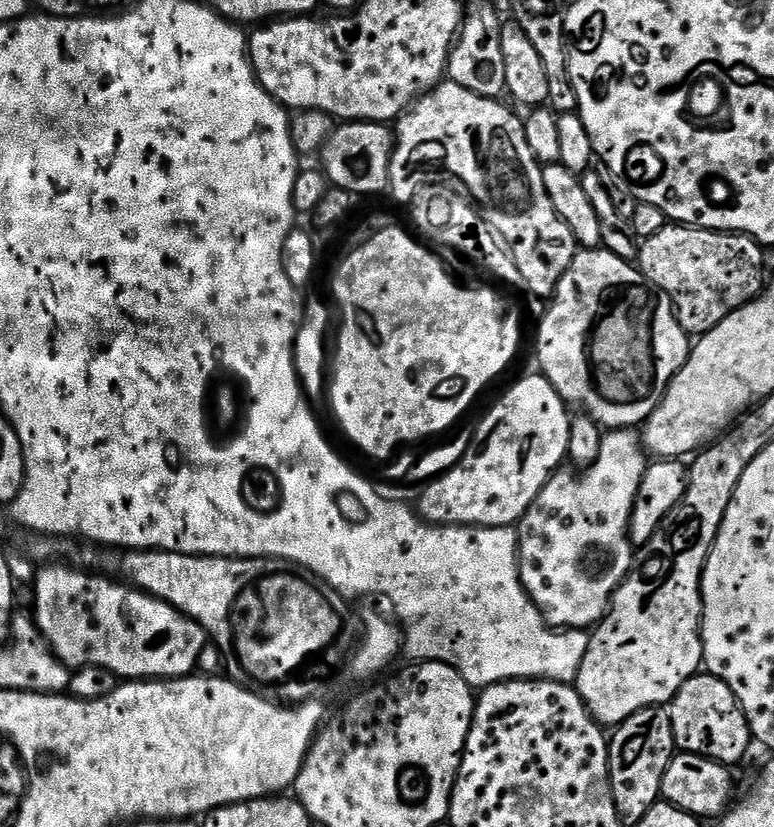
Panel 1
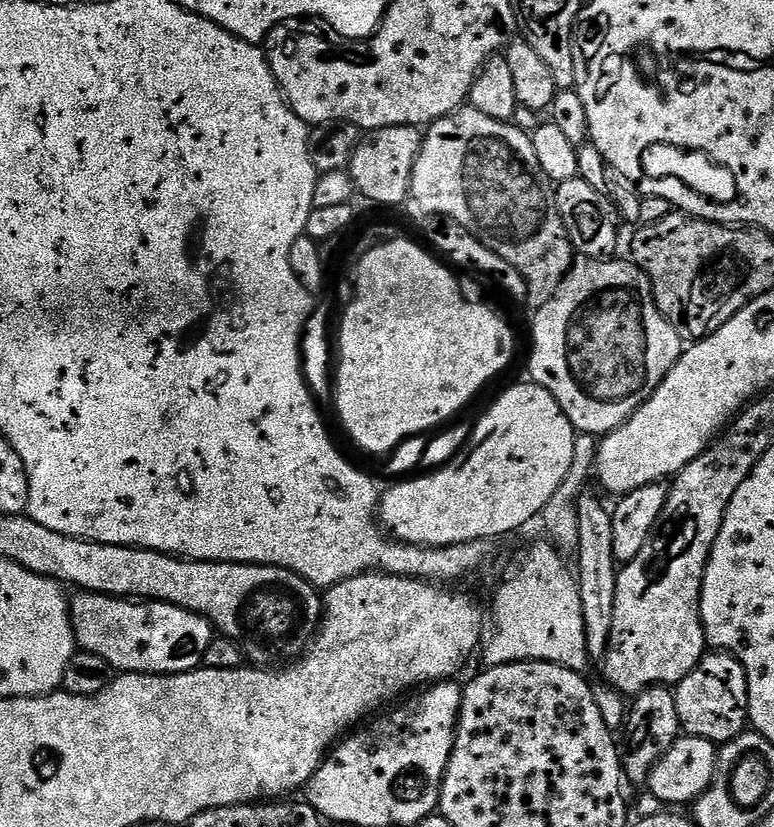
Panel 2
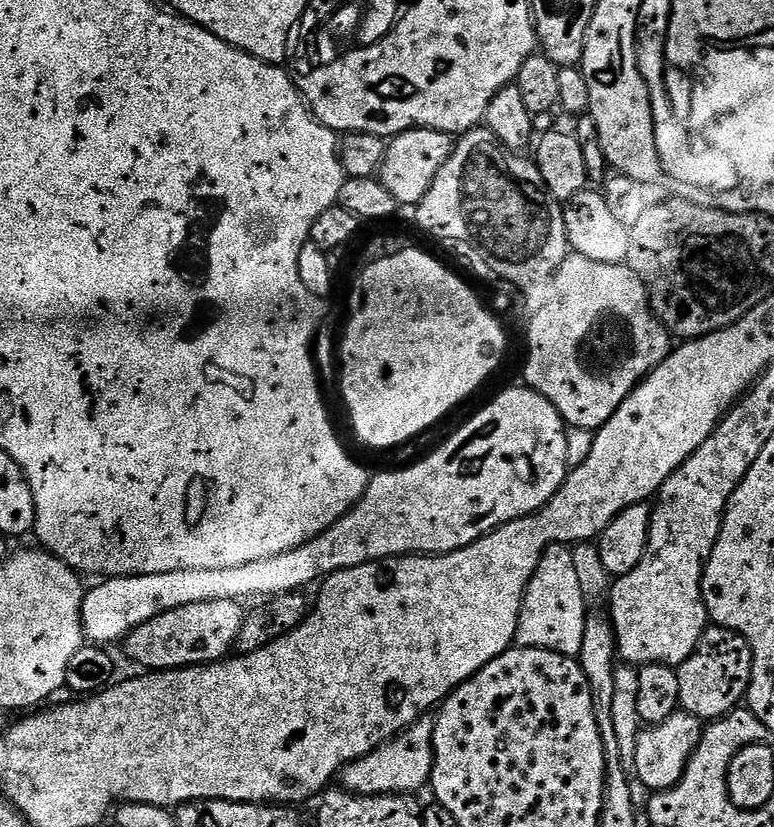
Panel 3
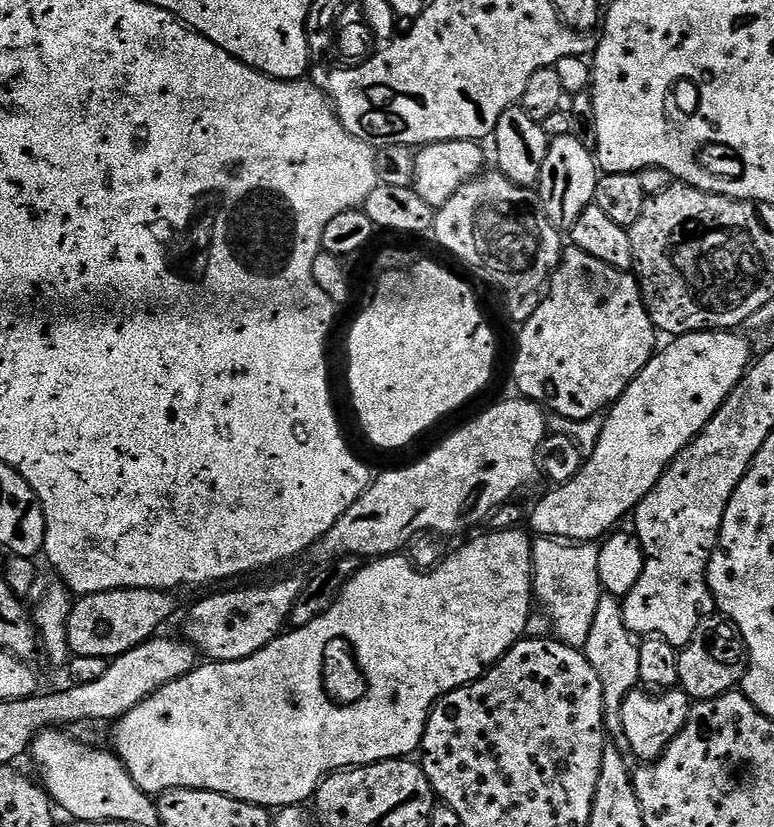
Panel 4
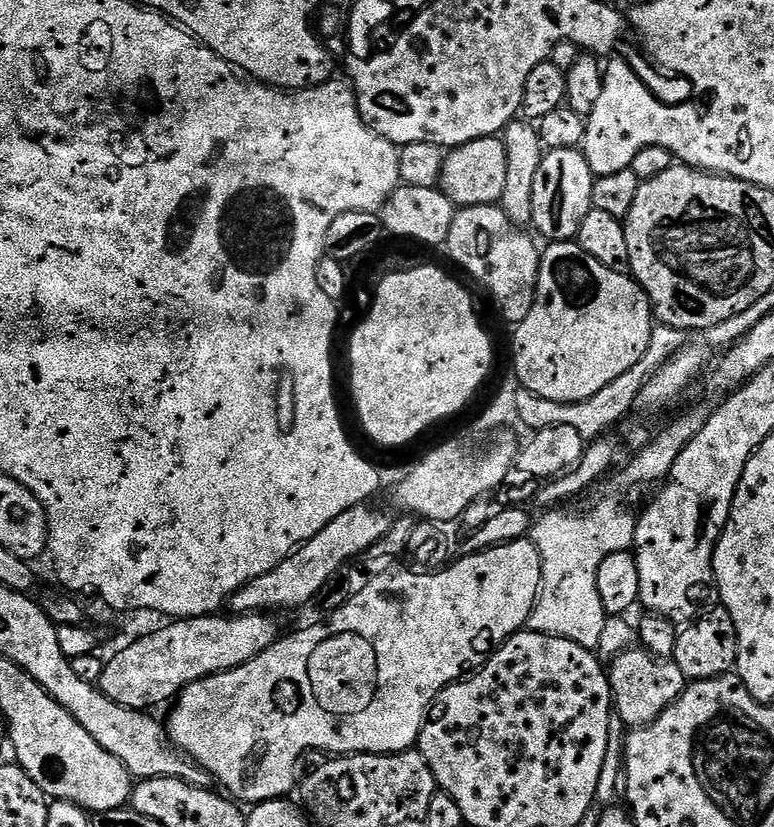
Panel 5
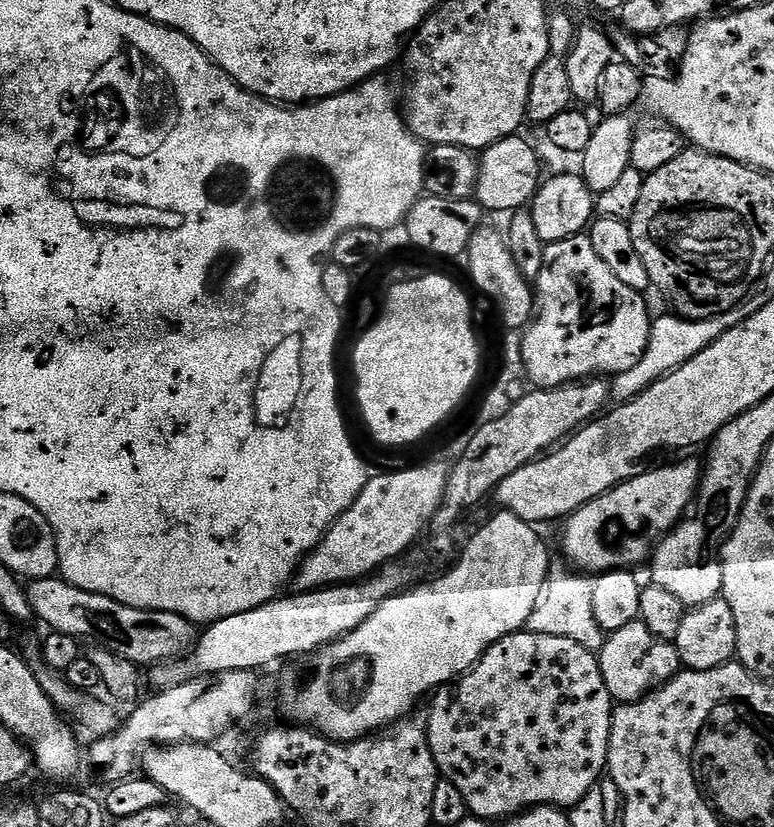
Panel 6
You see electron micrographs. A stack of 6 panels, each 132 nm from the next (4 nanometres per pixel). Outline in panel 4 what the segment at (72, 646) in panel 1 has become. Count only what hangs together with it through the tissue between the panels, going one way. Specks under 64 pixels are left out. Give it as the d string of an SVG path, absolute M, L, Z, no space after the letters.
M288 576L277 584L264 584L261 588L232 588L229 592L216 592L189 610L184 620L183 639L193 644L201 657L212 662L250 658L285 631L303 589L301 577Z

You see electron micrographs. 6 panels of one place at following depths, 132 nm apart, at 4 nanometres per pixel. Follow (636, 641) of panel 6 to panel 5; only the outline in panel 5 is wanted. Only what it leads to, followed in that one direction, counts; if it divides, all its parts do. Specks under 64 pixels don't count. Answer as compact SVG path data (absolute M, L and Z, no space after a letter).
M639 646L612 658L607 674L614 697L614 712L628 730L650 726L683 694L686 687L682 670L678 670L675 660L660 660Z

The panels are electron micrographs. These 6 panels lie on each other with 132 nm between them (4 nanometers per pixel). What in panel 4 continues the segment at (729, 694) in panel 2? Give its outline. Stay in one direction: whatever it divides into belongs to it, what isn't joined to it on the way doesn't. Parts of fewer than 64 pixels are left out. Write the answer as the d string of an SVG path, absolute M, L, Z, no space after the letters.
M713 614L698 626L694 638L680 652L678 662L679 687L693 701L713 700L733 691L748 672L748 648L736 623L727 616Z

